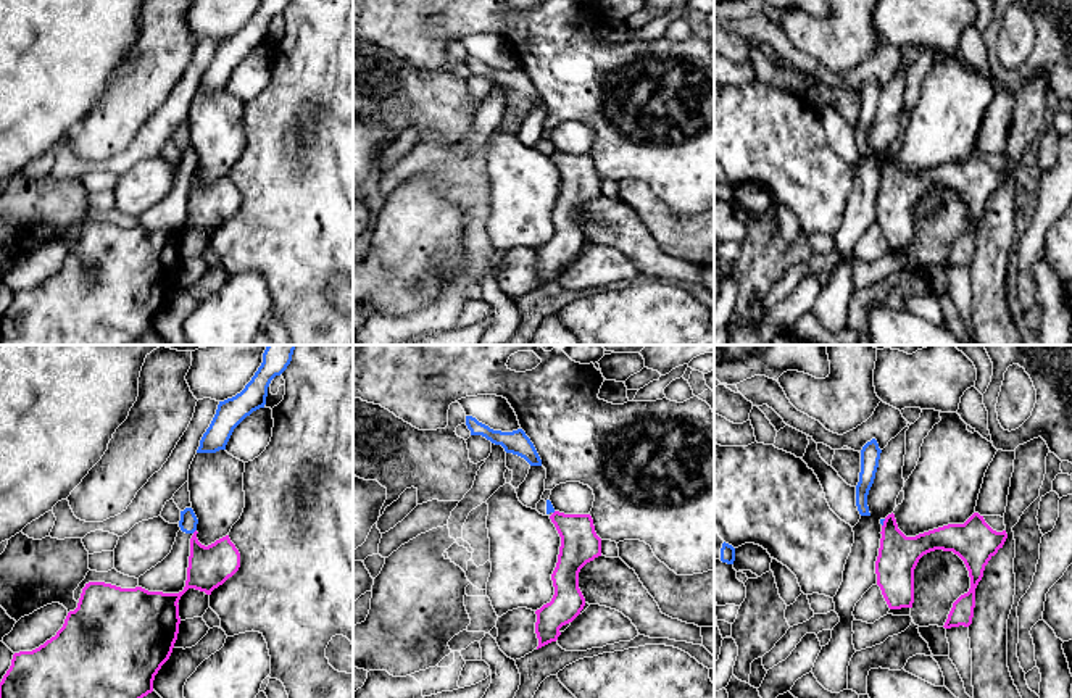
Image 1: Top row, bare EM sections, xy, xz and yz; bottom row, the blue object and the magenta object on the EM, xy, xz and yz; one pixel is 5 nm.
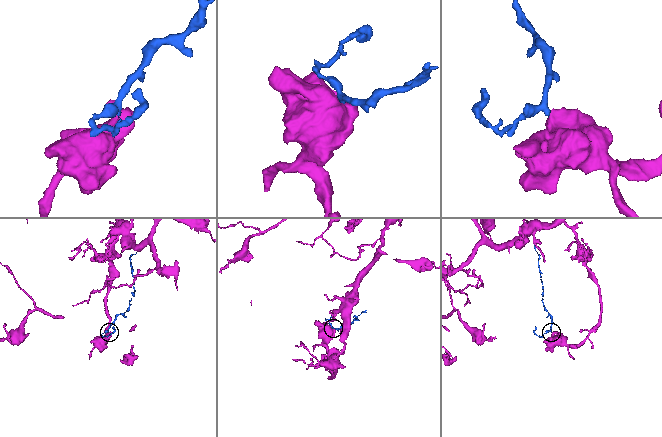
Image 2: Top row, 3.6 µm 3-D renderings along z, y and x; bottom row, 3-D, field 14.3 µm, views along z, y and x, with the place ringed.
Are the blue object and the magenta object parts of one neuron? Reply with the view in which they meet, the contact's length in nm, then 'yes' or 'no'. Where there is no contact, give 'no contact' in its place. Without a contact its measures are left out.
contact in xy; length 30 nm; no

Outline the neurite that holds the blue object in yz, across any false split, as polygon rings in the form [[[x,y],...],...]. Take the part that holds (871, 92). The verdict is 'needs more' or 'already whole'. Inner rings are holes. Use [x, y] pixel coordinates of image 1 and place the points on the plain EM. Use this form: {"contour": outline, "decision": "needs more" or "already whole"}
{"contour": [[[875,77],[867,81],[861,89],[861,111],[856,124],[856,145],[861,155],[870,155],[867,134],[874,123],[882,89]]], "decision": "already whole"}

